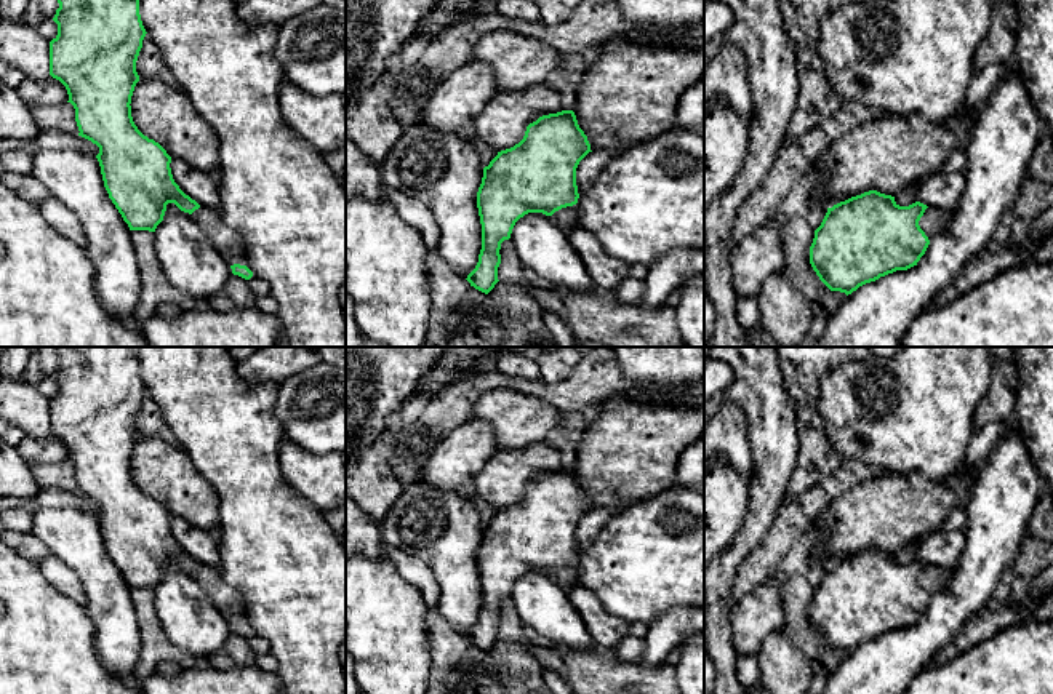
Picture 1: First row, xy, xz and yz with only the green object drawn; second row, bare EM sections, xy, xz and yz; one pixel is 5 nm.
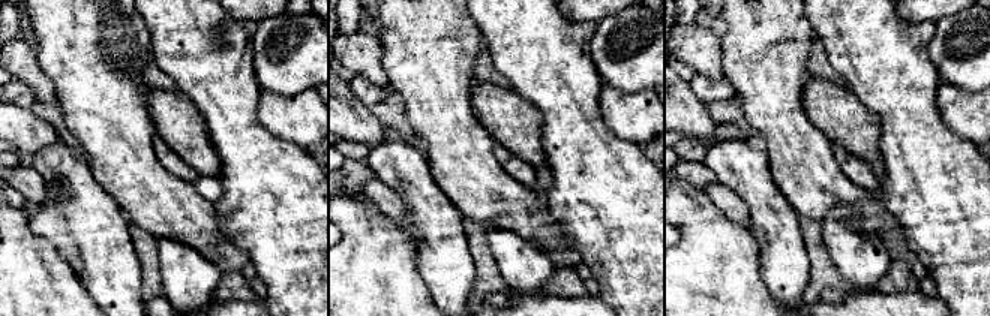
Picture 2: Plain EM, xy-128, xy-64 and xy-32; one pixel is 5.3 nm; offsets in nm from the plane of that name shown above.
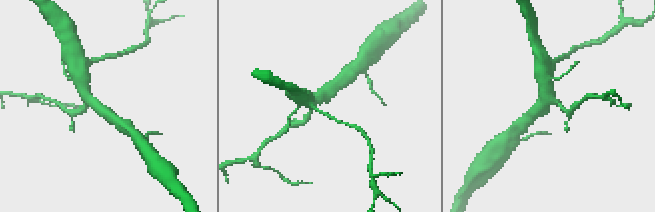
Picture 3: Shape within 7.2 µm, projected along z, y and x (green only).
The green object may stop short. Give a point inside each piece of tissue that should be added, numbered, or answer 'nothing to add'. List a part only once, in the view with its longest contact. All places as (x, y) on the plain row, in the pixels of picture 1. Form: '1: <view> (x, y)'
1: yz (933, 579)

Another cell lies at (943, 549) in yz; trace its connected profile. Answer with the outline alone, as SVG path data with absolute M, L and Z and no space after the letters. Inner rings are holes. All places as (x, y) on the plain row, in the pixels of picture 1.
M928 531L914 540L917 545L917 558L928 566L939 566L952 571L965 547L963 531Z

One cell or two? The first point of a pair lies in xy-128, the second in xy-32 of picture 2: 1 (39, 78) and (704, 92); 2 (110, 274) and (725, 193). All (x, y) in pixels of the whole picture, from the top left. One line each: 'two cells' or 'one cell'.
1: two cells
2: two cells

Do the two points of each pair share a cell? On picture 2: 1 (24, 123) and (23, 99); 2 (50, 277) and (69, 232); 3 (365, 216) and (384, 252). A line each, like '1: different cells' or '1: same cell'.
1: different cells
2: different cells
3: same cell

